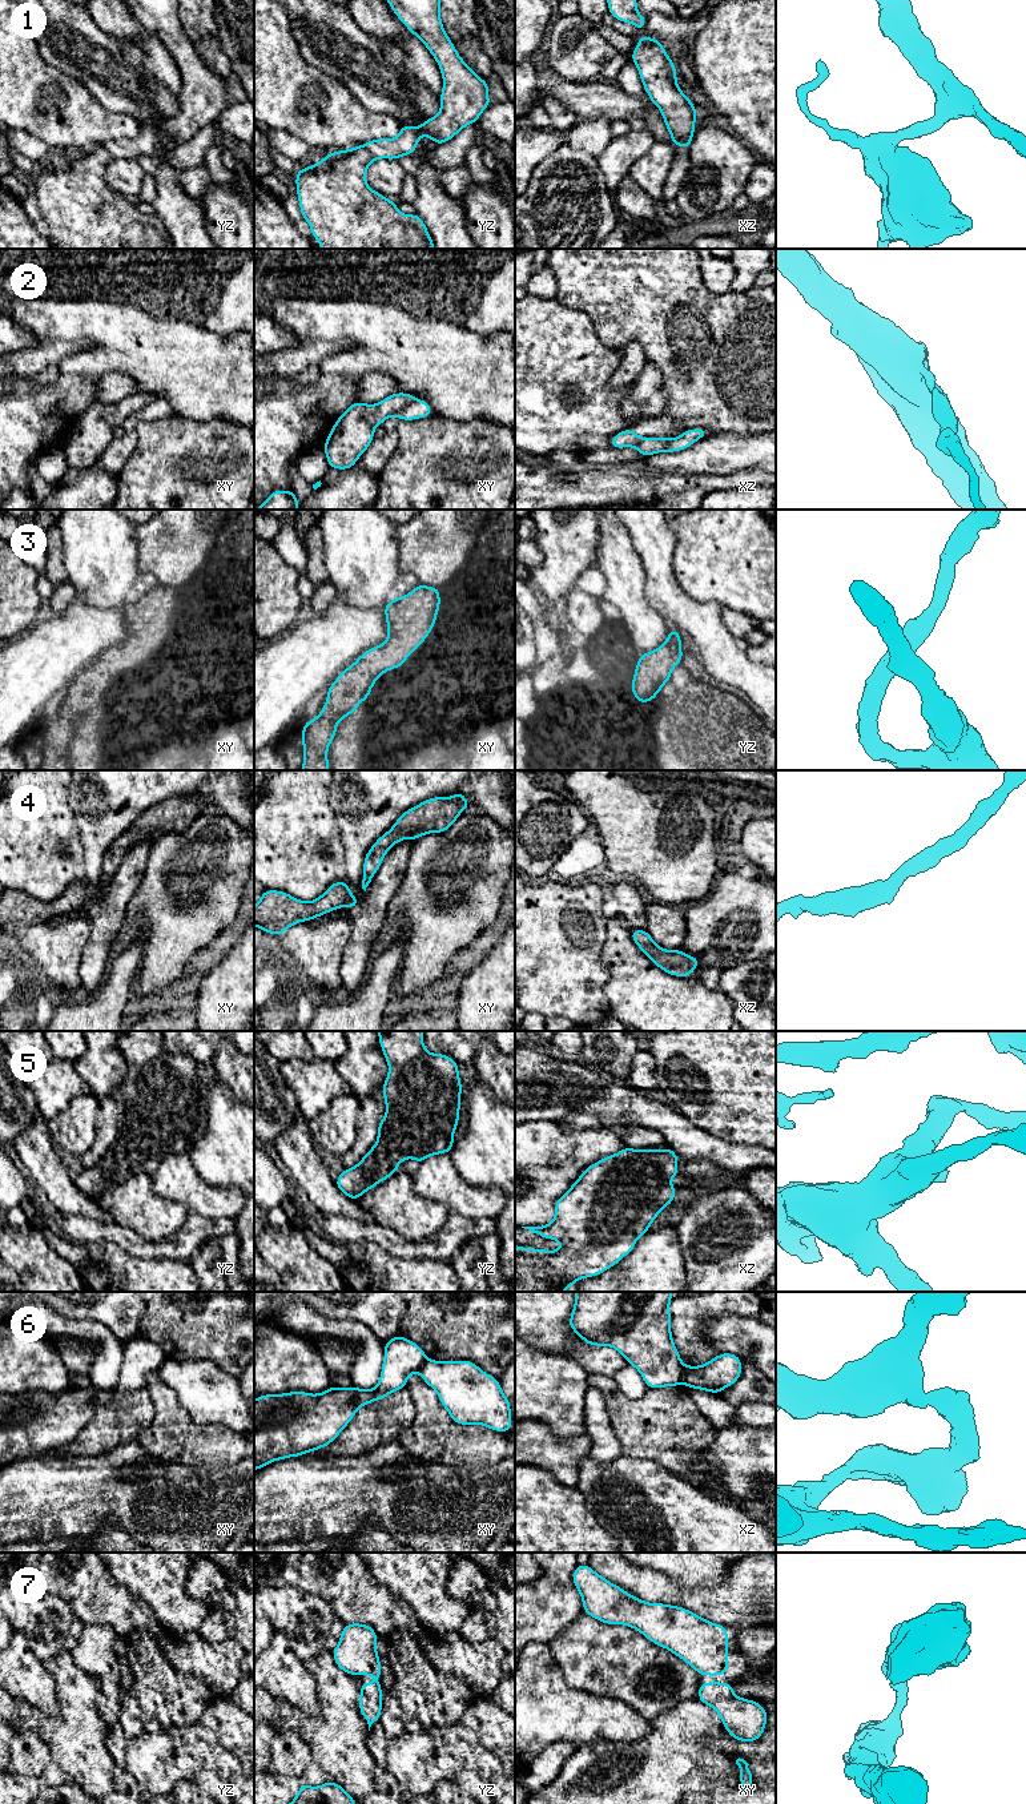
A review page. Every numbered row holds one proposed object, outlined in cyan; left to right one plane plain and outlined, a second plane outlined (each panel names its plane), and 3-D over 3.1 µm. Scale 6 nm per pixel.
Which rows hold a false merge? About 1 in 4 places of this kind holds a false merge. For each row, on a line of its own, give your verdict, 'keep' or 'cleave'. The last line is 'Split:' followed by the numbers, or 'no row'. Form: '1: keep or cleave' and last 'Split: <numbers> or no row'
1: keep
2: cleave
3: keep
4: keep
5: keep
6: cleave
7: keep
Split: 2, 6

